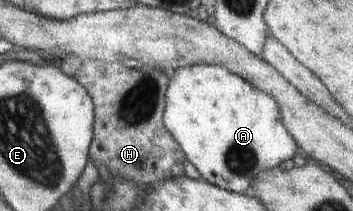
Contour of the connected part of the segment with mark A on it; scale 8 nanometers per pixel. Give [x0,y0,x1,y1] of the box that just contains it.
[164,64,298,194]

